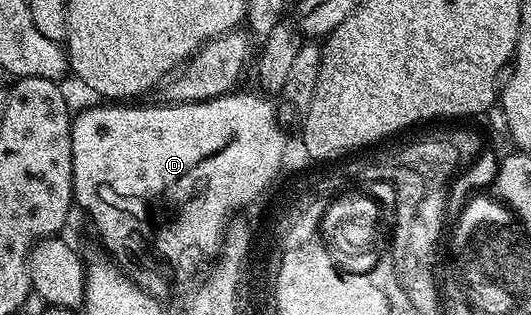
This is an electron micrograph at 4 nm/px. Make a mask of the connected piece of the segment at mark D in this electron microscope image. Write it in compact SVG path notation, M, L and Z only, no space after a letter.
M232 91L215 97L211 101L181 101L178 103L162 103L163 105L143 105L139 103L99 103L84 113L76 112L71 122L71 170L75 191L73 201L87 213L100 241L109 251L108 256L117 266L147 293L156 292L159 269L167 269L171 263L188 264L191 258L199 255L203 245L201 236L205 227L216 228L227 212L227 206L242 205L255 194L268 191L276 184L284 154L284 136L281 133L280 114L275 114L275 105L270 96L262 92L239 93Z

